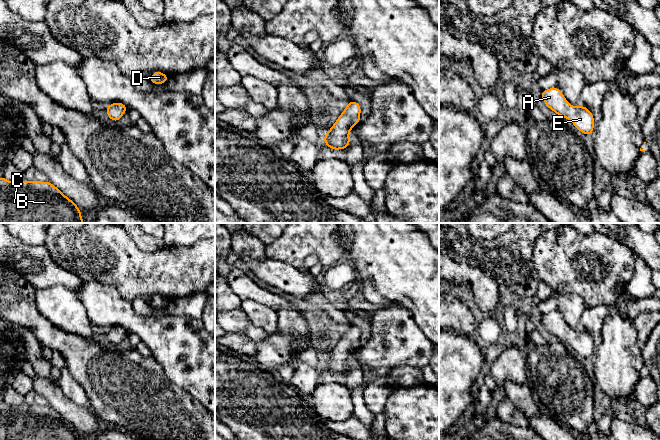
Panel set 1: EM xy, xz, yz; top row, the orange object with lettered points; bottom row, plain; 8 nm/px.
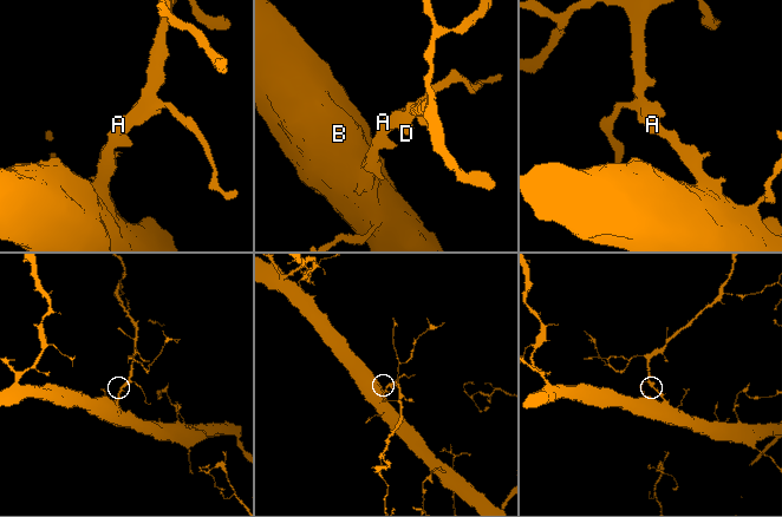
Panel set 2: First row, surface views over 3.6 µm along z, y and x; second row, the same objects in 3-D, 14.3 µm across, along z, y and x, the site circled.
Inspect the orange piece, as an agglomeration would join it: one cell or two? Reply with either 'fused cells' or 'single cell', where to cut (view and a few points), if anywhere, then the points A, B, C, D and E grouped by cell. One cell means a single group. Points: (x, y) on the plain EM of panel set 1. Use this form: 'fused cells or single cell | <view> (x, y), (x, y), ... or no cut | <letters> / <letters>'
single cell | no cut | A B C D E

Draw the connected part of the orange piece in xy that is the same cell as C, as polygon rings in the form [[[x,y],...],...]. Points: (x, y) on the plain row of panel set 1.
[[[0,401],[0,440],[82,440],[80,432],[51,406],[23,403],[12,406]]]

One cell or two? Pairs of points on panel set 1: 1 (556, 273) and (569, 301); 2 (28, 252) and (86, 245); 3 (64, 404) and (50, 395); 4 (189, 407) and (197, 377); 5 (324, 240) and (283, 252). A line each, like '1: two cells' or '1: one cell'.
1: two cells
2: two cells
3: one cell
4: two cells
5: one cell

